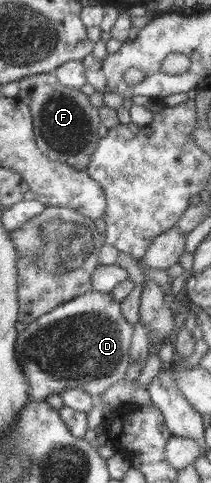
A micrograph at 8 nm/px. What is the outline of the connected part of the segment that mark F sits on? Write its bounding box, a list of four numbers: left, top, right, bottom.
[17,72,100,171]

